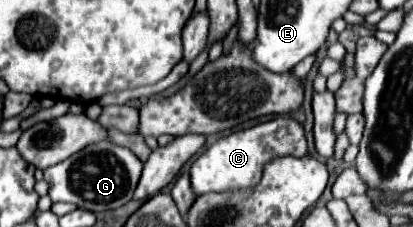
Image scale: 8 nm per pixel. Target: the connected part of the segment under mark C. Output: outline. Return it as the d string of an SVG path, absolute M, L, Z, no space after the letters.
M288 115L258 123L254 127L234 131L226 137L220 137L214 145L210 145L206 151L202 151L196 161L190 167L190 179L192 189L196 195L210 193L210 191L228 191L236 187L250 187L260 181L262 167L268 159L280 157L280 155L294 155L302 157L306 155L306 137L298 121L290 119Z

